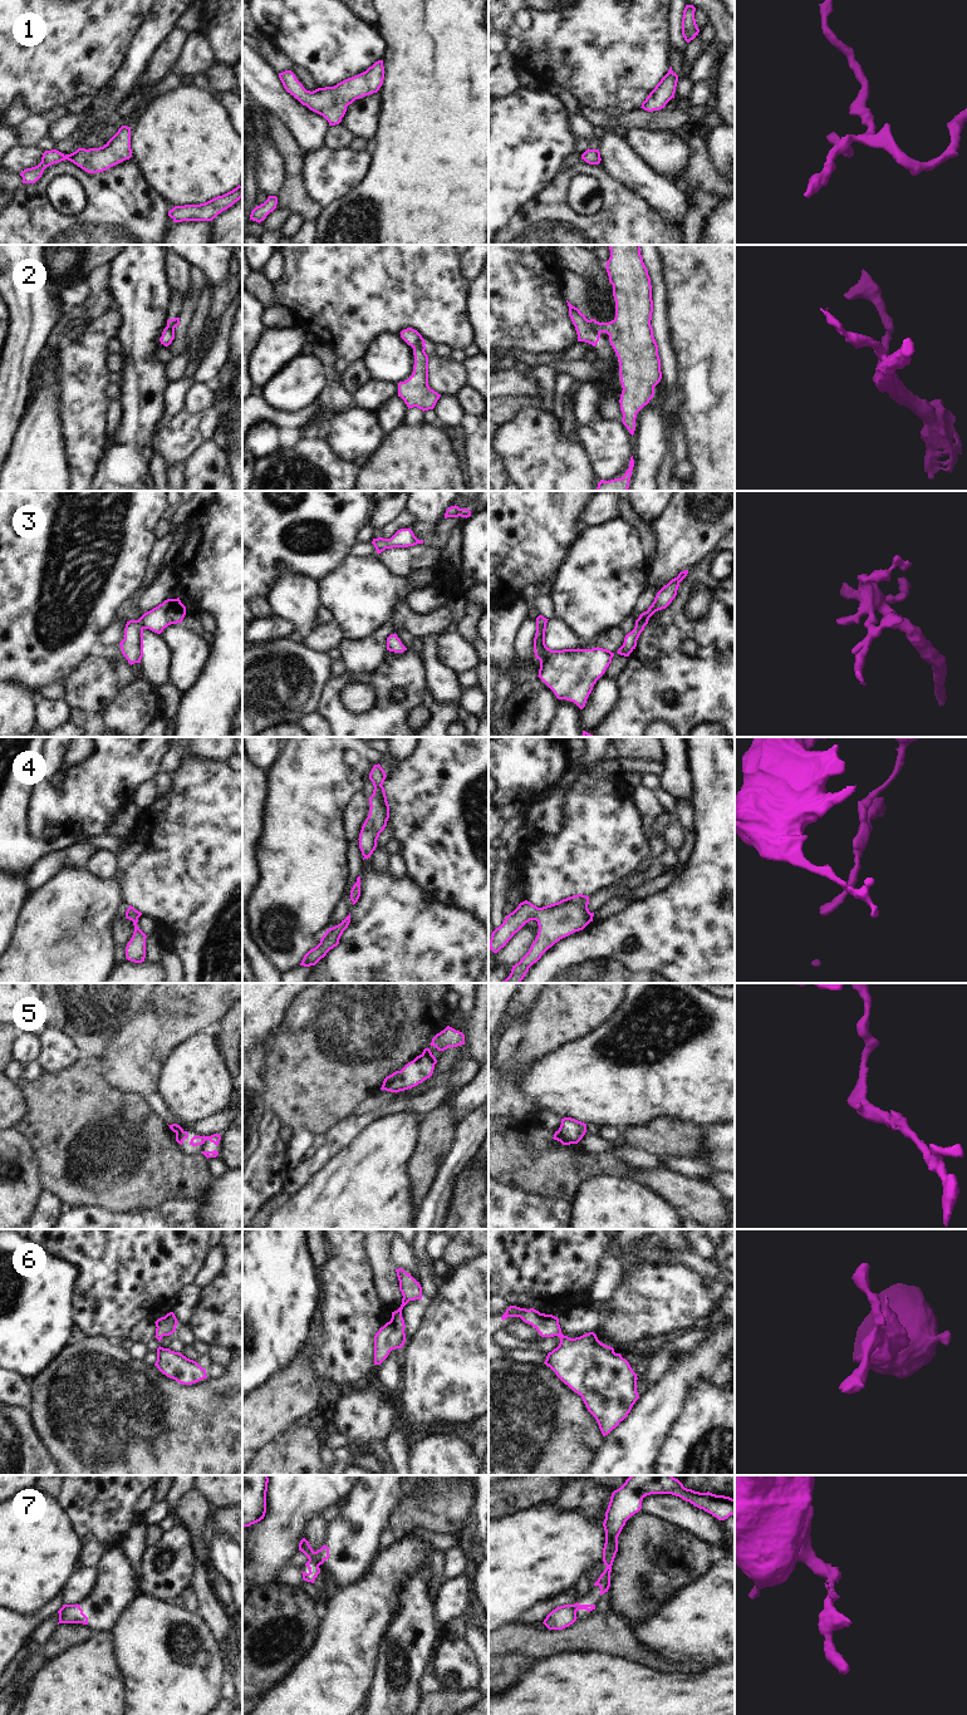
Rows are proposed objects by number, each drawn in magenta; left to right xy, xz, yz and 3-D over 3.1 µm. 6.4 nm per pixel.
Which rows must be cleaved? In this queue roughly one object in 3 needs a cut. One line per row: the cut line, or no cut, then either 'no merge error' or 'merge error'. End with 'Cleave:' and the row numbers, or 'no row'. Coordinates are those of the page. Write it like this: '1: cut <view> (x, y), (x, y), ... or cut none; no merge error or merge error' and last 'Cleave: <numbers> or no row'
1: cut none; no merge error
2: cut yz (588, 320), (599, 334); merge error
3: cut none; no merge error
4: cut none; no merge error
5: cut yz (558, 1130), (574, 1143); merge error
6: cut none; no merge error
7: cut xz (309, 1559), (318, 1566); merge error
Cleave: 2, 5, 7

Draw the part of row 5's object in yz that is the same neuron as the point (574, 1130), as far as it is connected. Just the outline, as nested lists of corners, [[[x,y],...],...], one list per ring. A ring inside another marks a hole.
[[[571,1117],[561,1119],[559,1131],[565,1135],[570,1141],[578,1144],[586,1132],[586,1124]]]

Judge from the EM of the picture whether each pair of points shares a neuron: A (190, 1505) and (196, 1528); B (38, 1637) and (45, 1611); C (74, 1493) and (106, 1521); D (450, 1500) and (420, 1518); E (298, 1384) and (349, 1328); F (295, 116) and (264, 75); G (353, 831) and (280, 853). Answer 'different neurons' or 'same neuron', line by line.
A: same neuron
B: different neurons
C: same neuron
D: same neuron
E: different neurons
F: same neuron
G: different neurons

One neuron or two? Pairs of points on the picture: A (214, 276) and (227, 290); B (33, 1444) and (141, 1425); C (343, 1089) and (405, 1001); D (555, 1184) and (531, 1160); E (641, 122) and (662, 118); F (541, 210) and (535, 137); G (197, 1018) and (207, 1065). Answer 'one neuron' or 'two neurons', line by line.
A: two neurons
B: two neurons
C: one neuron
D: one neuron
E: one neuron
F: two neurons
G: two neurons

